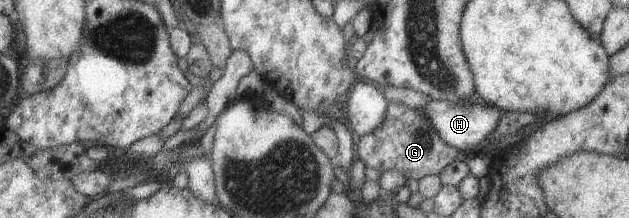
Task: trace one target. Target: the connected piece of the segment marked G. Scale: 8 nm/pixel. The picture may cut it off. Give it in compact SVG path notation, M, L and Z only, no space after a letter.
M390 102L385 109L385 119L381 121L381 125L378 125L377 129L373 129L373 133L354 138L354 142L354 153L357 153L357 157L366 167L373 167L379 173L393 169L407 179L417 180L425 177L425 175L438 175L445 165L455 160L458 151L457 148L445 145L445 142L441 141L437 131L433 129L433 124L429 123L429 119L419 111L419 108L409 108L399 103Z

